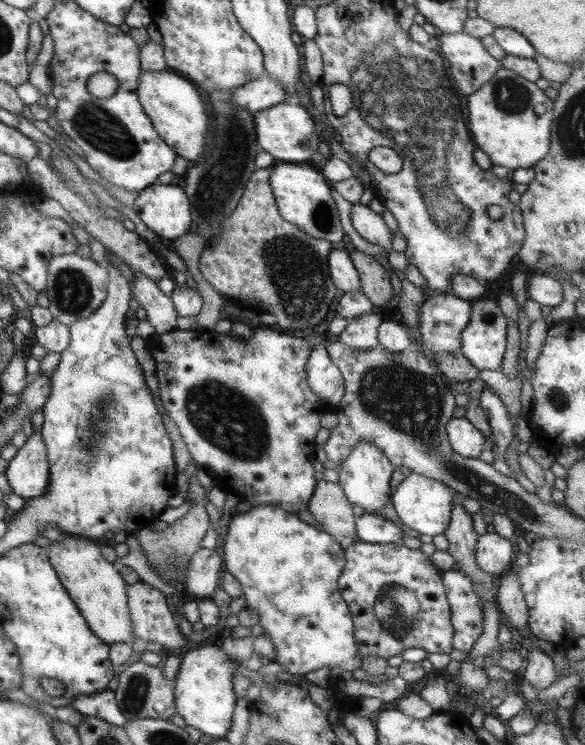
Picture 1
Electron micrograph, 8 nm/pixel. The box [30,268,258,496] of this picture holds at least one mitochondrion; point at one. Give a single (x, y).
(91, 442)

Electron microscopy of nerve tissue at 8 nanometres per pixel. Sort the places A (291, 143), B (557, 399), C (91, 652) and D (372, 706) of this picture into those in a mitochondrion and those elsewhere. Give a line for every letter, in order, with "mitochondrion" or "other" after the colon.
A: other
B: mitochondrion
C: other
D: other

